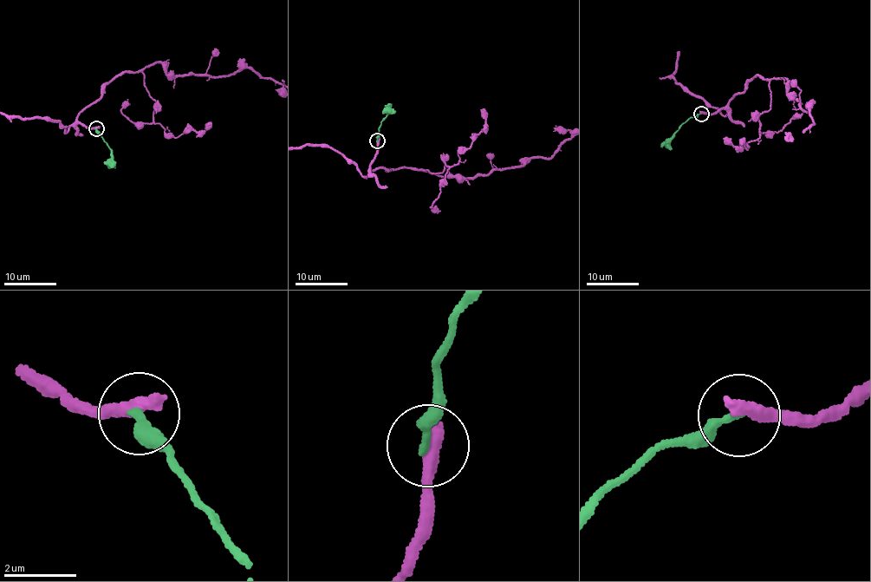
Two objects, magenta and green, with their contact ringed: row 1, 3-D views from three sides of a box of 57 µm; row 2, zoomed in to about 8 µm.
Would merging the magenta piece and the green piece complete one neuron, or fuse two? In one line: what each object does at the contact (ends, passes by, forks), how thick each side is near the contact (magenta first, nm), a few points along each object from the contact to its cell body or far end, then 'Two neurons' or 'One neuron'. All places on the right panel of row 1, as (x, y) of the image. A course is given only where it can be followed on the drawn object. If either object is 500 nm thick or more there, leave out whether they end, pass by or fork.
At the ring magenta ends. At the ring green ends. Thickness 440 nm (magenta) against 280 nm. Course of green: (701, 113), (683, 122), (668, 143), (670, 150). Two neurons

